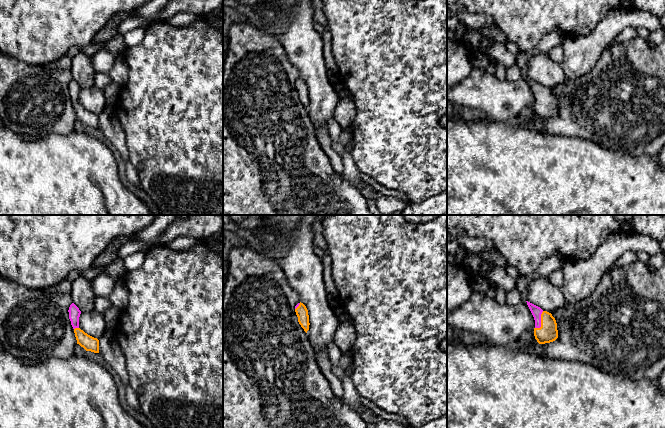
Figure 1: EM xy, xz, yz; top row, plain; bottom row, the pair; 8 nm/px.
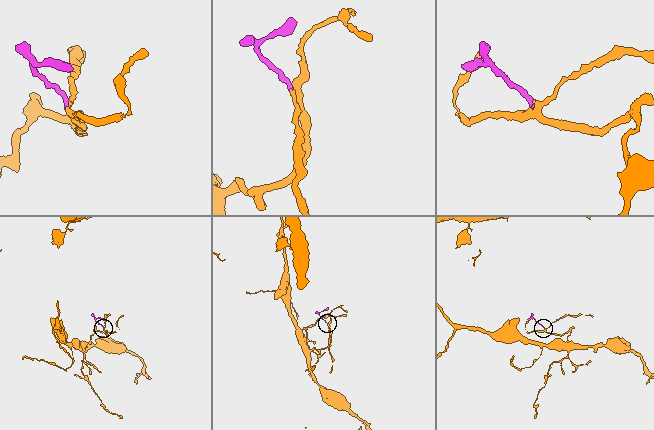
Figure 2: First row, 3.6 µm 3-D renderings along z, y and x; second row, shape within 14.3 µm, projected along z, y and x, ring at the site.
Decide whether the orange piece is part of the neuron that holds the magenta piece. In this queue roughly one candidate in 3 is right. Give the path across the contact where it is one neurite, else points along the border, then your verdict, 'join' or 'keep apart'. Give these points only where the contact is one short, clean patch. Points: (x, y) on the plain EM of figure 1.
way yz (536, 87), (540, 92), (540, 97), (548, 108); join

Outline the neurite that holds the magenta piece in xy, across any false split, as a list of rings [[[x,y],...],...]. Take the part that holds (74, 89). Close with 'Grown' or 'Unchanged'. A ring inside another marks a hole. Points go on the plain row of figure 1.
[[[72,79],[69,83],[68,88],[71,101],[74,105],[77,120],[83,123],[86,127],[99,129],[99,116],[88,111],[79,104],[79,93],[81,90],[79,84],[74,79]]]. Grown

